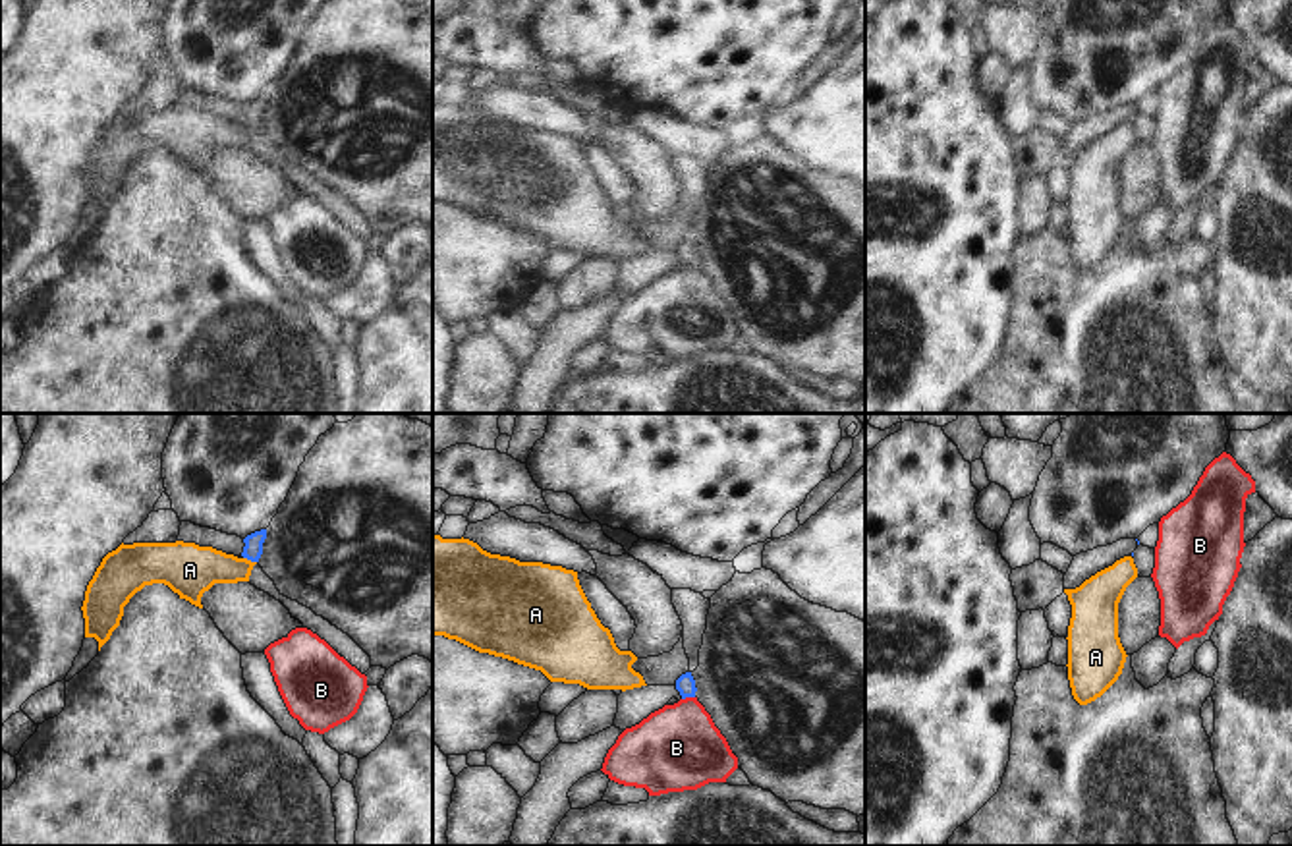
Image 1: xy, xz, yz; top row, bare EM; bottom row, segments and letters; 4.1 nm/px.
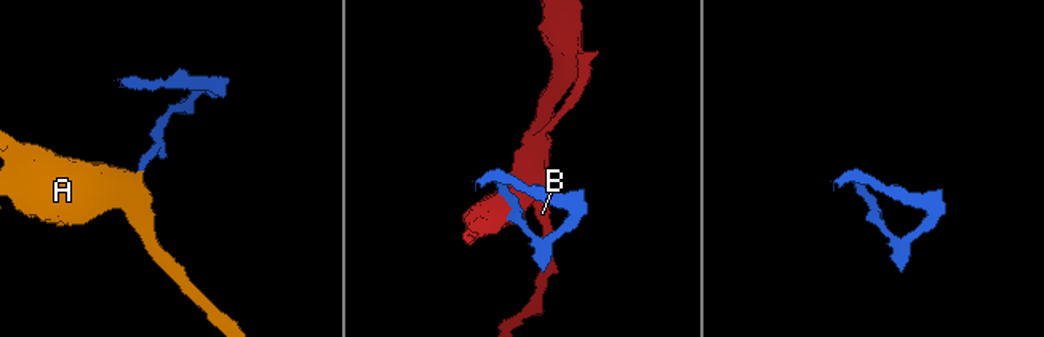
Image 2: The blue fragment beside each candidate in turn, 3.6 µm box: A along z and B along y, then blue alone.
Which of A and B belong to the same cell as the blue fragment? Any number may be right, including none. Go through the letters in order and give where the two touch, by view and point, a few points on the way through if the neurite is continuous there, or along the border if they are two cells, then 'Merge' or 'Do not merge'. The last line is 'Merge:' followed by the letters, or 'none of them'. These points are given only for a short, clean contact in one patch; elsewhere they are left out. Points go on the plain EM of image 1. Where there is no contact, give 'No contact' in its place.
A: Touches blue at xy (250, 126). Path across: xy (253, 111), (250, 126), (240, 136), (192, 138). Merge
B: Touches blue at xz (688, 263). Do not merge
Merge: A

